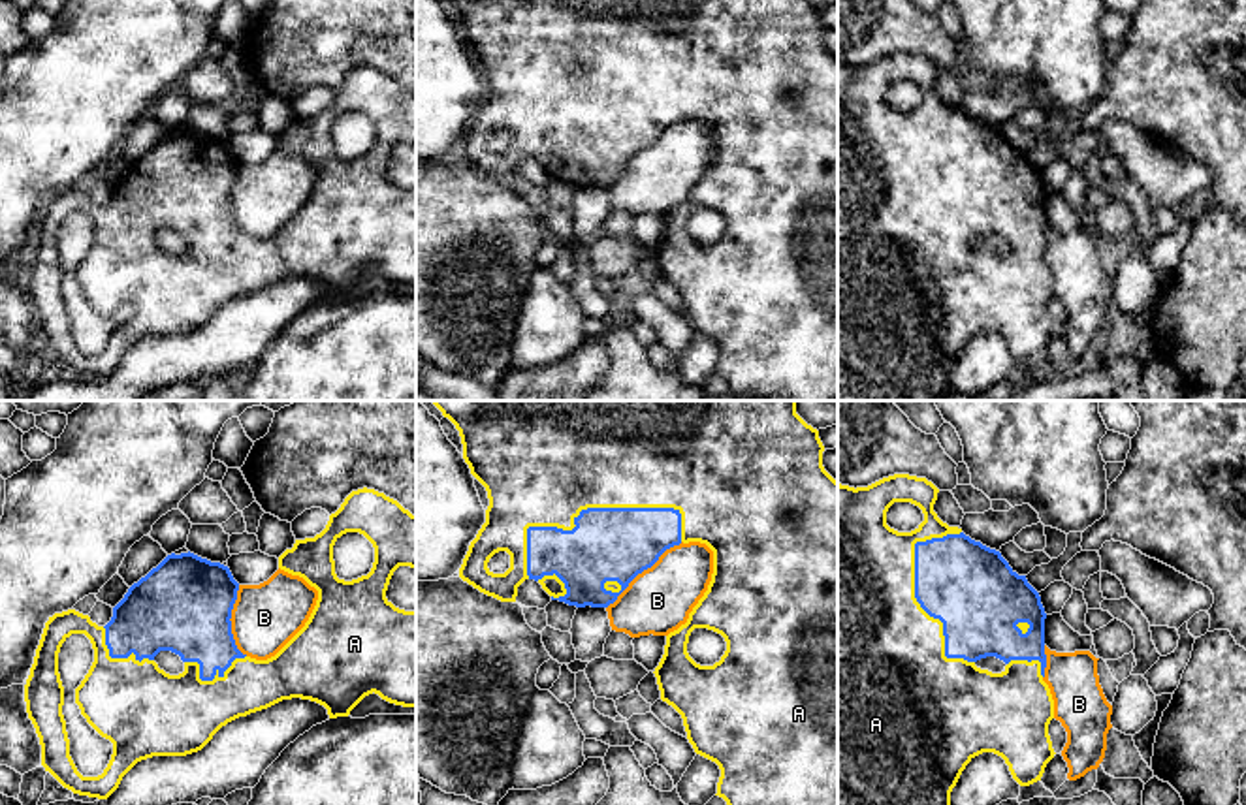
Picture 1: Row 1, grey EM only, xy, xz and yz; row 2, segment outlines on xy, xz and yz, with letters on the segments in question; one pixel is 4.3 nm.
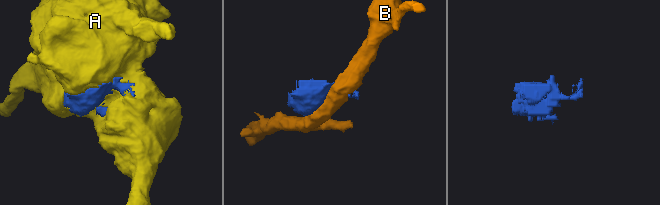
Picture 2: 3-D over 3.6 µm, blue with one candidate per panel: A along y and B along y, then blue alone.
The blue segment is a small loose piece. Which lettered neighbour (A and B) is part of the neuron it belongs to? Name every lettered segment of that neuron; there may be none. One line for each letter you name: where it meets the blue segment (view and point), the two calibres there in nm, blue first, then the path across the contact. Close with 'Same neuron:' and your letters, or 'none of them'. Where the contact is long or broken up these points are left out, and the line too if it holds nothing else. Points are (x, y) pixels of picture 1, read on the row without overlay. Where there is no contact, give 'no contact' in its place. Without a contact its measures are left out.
A: meets blue in xz at (590, 87); 320 nm thick on the blue side, 440 nm on the other
Same neuron: A

